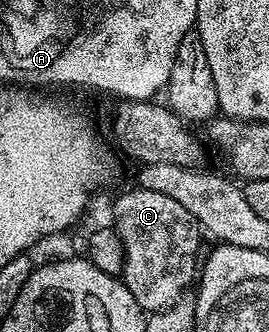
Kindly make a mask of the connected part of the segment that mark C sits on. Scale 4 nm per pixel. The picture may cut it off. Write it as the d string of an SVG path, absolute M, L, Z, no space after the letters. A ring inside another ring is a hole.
M137 186L131 188L131 192L124 193L114 204L112 227L124 246L124 270L120 279L132 294L132 298L136 298L143 313L153 314L183 299L182 288L195 283L196 269L200 264L198 243L204 239L204 236L192 214L188 214L188 210L180 206L180 202L175 202L156 190L144 190Z

